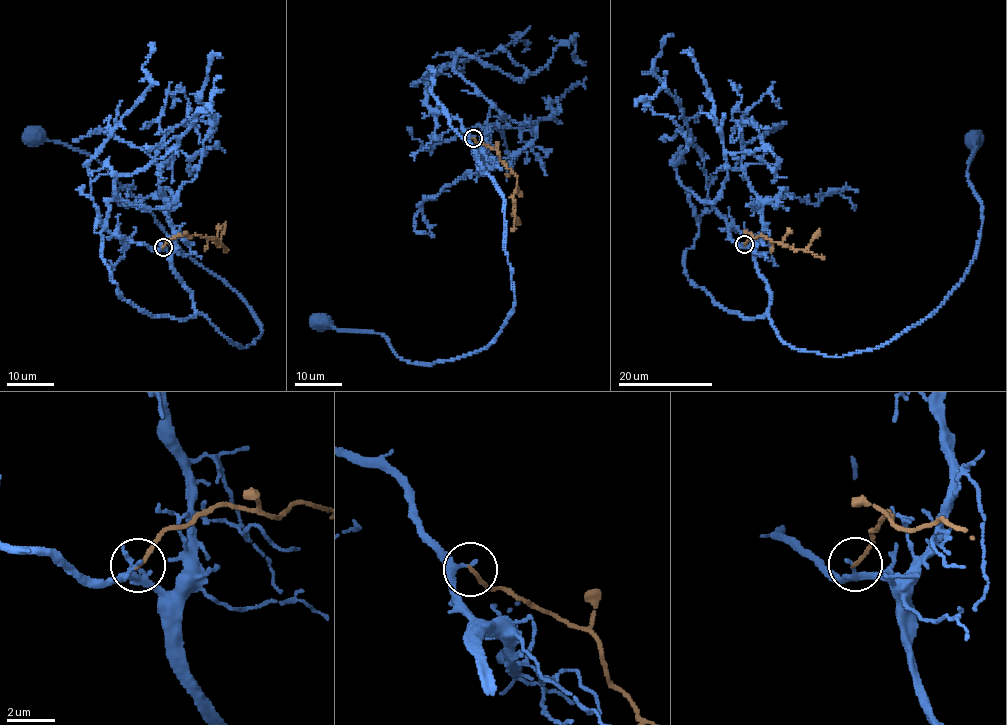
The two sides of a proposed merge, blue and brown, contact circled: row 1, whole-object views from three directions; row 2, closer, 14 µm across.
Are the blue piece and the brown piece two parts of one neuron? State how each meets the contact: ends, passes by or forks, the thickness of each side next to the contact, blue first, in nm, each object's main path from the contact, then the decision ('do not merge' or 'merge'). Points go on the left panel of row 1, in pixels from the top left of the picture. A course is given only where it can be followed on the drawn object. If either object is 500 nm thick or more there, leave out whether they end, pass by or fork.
blue passes by | brown ends | 160/150 nm | blue via (163, 246), (192, 304), (226, 337), (241, 347), (259, 337), (236, 291), (184, 253), (99, 162), (30, 134) | brown via (163, 246), (170, 239), (199, 234), (216, 240), (220, 244), (225, 222) | do not merge

